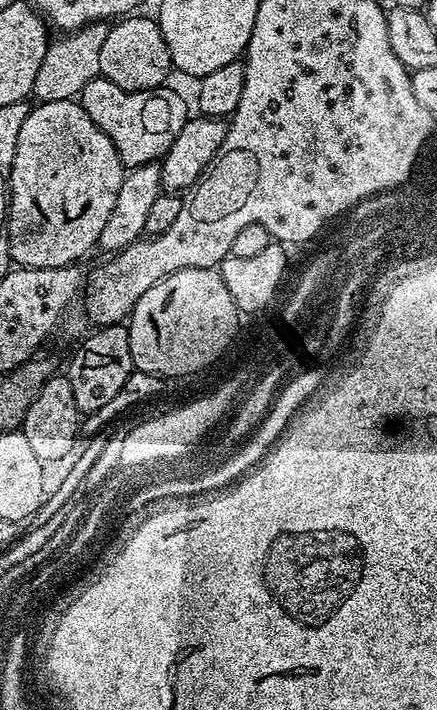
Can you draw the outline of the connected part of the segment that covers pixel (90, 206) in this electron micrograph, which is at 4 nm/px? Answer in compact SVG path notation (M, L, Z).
M75 99L62 101L46 101L37 103L28 113L26 122L22 122L22 130L18 133L18 150L14 154L14 166L12 167L12 182L10 185L10 199L8 201L8 255L19 267L22 268L67 268L75 265L93 247L100 243L100 235L110 222L110 210L118 202L118 190L122 190L122 182L126 175L126 169L120 160L118 150L114 150L114 142L98 130L98 126L86 114L86 110Z

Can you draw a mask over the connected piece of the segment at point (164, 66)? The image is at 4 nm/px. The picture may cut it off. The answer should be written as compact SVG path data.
M141 14L120 18L109 27L106 42L102 45L100 75L114 86L122 86L127 92L150 92L161 87L168 72L173 71L170 50L162 38L162 30L155 19Z

